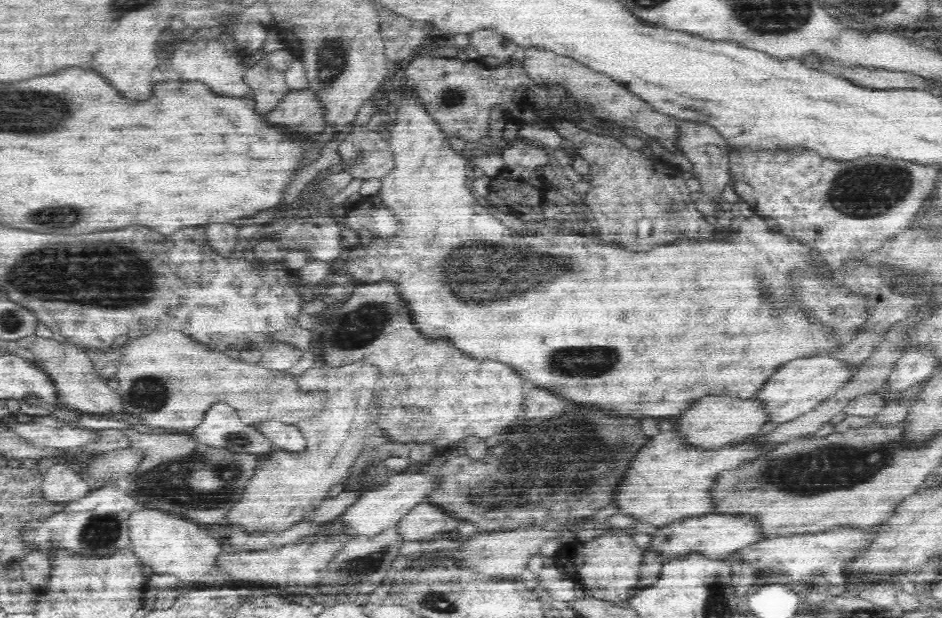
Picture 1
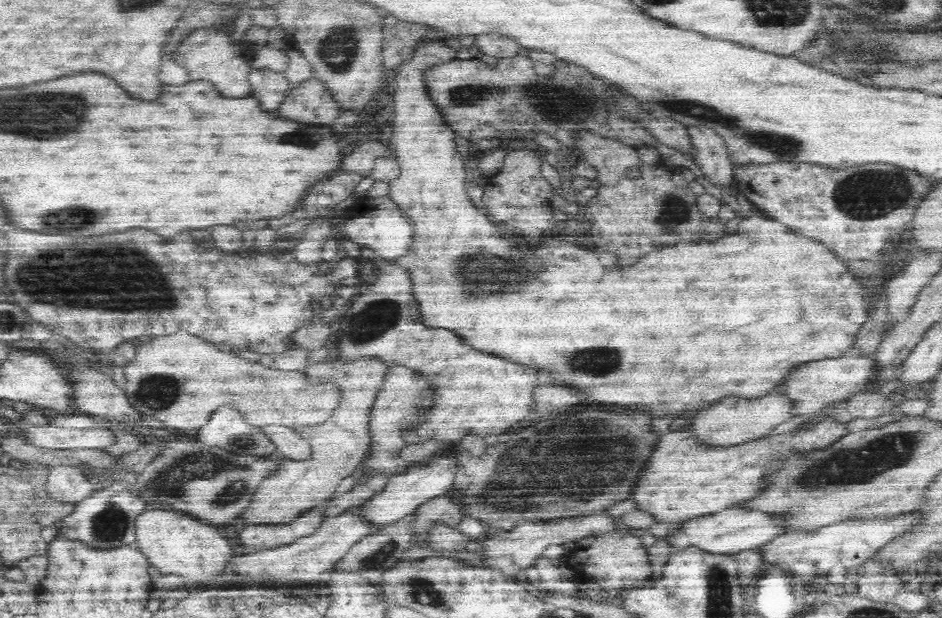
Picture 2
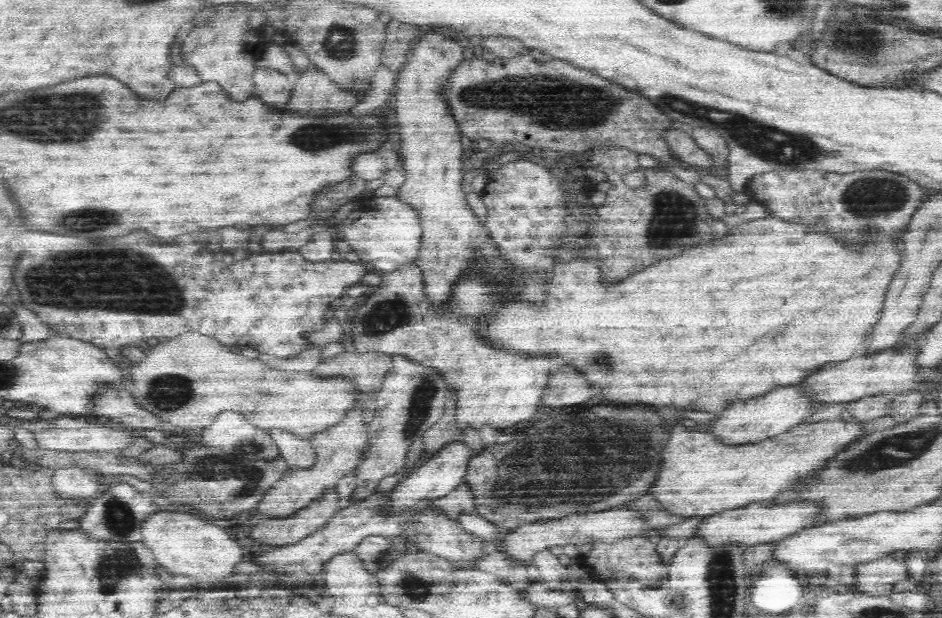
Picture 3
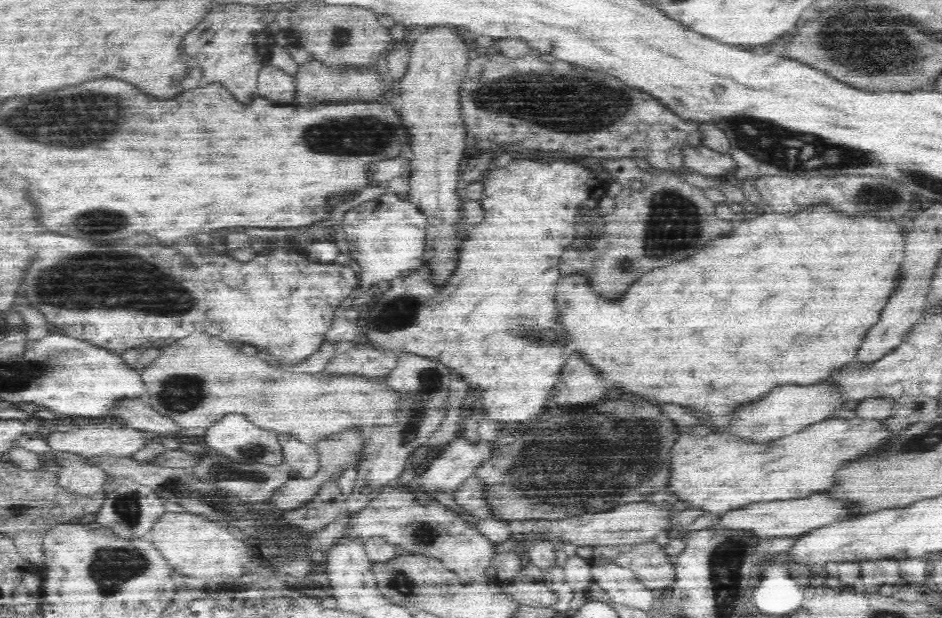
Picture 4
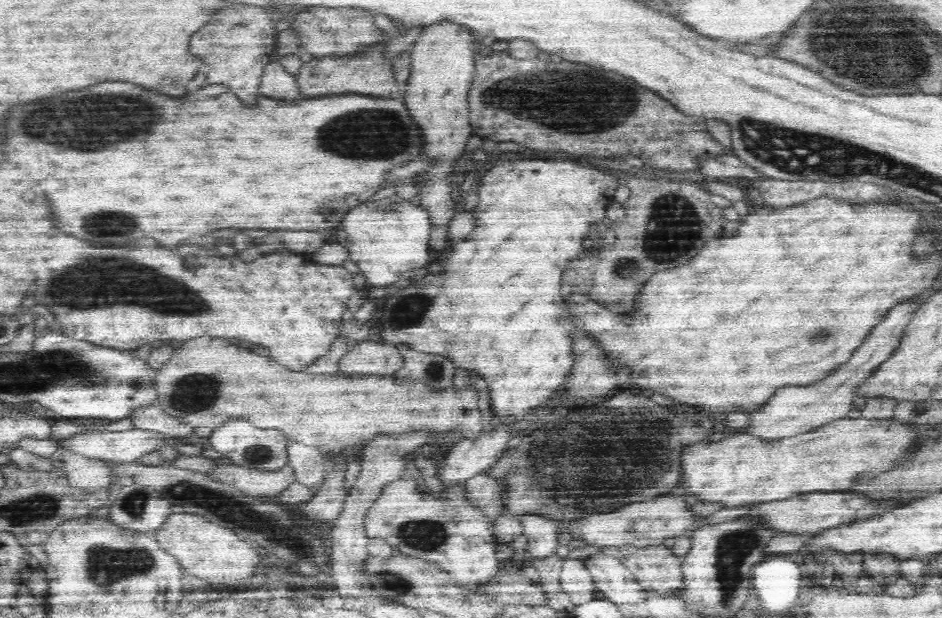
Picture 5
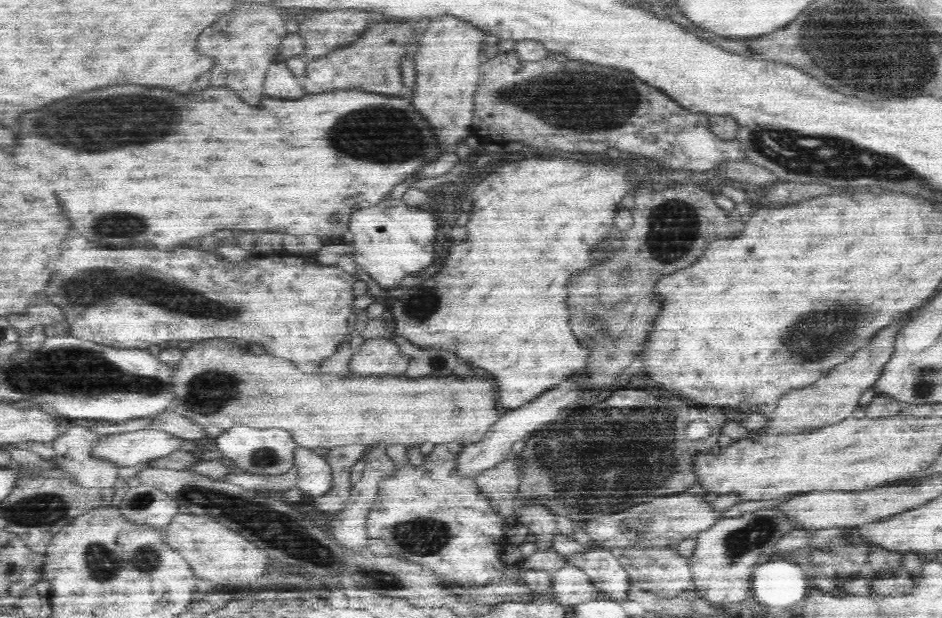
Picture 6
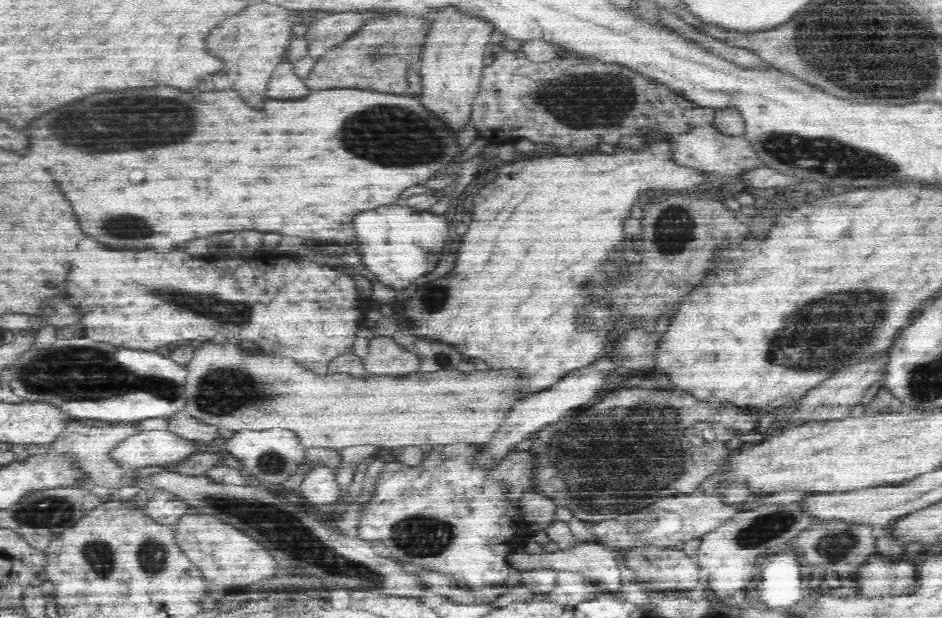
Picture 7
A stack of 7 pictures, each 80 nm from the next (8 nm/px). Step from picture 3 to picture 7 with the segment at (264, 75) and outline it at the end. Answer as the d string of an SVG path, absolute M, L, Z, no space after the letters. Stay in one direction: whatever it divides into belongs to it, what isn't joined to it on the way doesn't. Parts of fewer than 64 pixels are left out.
M285 59L274 66L266 84L266 94L270 99L304 98L310 94L310 89L300 81L292 70L292 64Z

